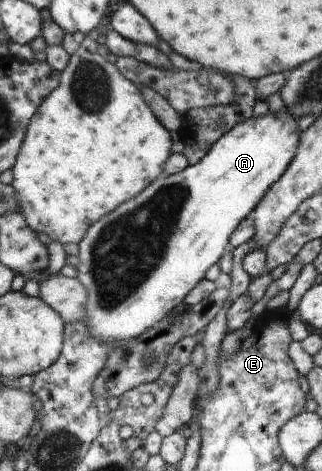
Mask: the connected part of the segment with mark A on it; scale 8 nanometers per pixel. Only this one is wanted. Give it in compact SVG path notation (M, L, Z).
M284 108L277 112L268 112L266 115L251 117L236 124L230 131L227 131L220 139L210 146L208 153L198 163L189 165L184 171L177 174L162 175L157 177L146 189L140 192L138 197L126 201L119 205L112 213L104 215L100 221L90 225L88 233L85 233L83 240L79 243L79 261L76 265L78 270L78 279L86 286L87 302L85 305L85 324L96 336L103 342L130 341L137 338L138 335L149 330L155 323L158 323L171 309L184 301L184 297L192 291L199 281L205 278L206 272L212 265L218 263L227 245L232 233L241 224L241 221L248 217L249 213L255 209L264 197L268 188L282 177L282 174L289 168L290 162L295 158L298 151L299 136L301 131L296 124L298 119L291 116Z

